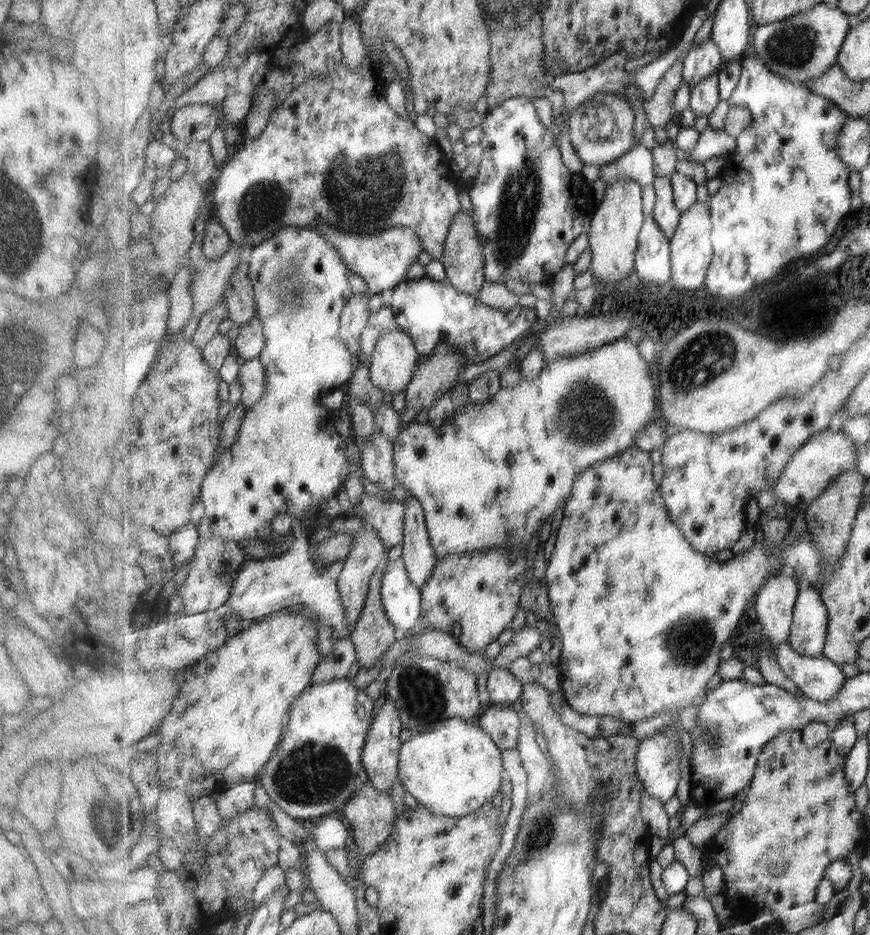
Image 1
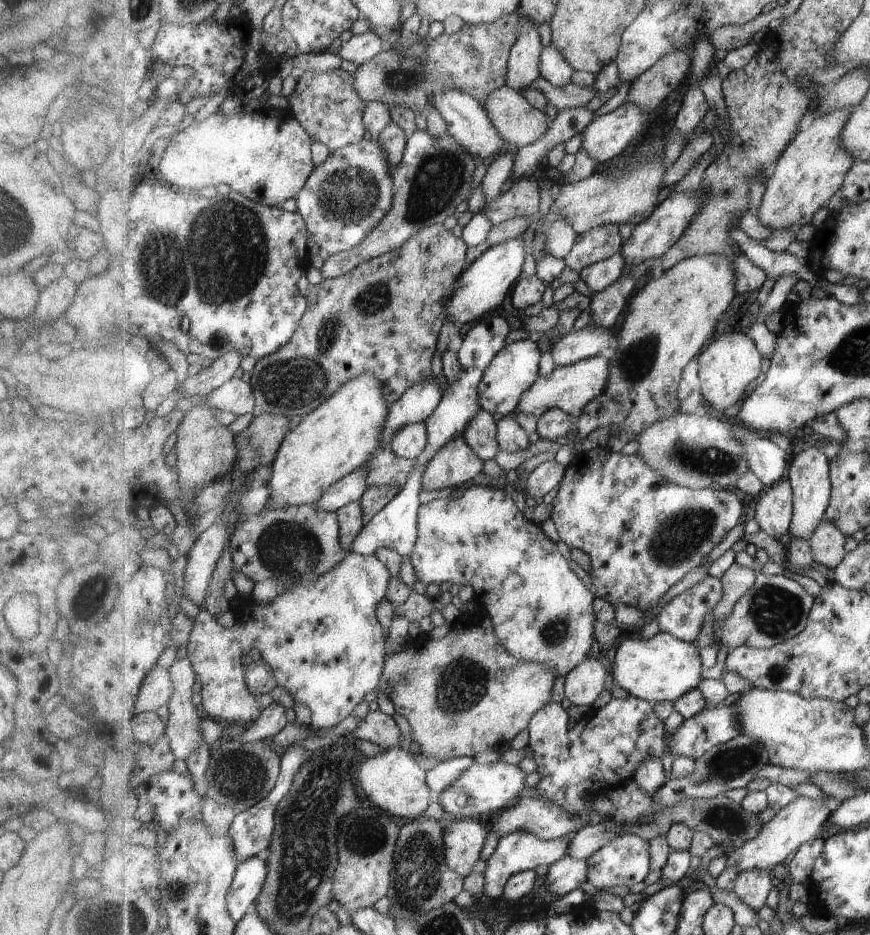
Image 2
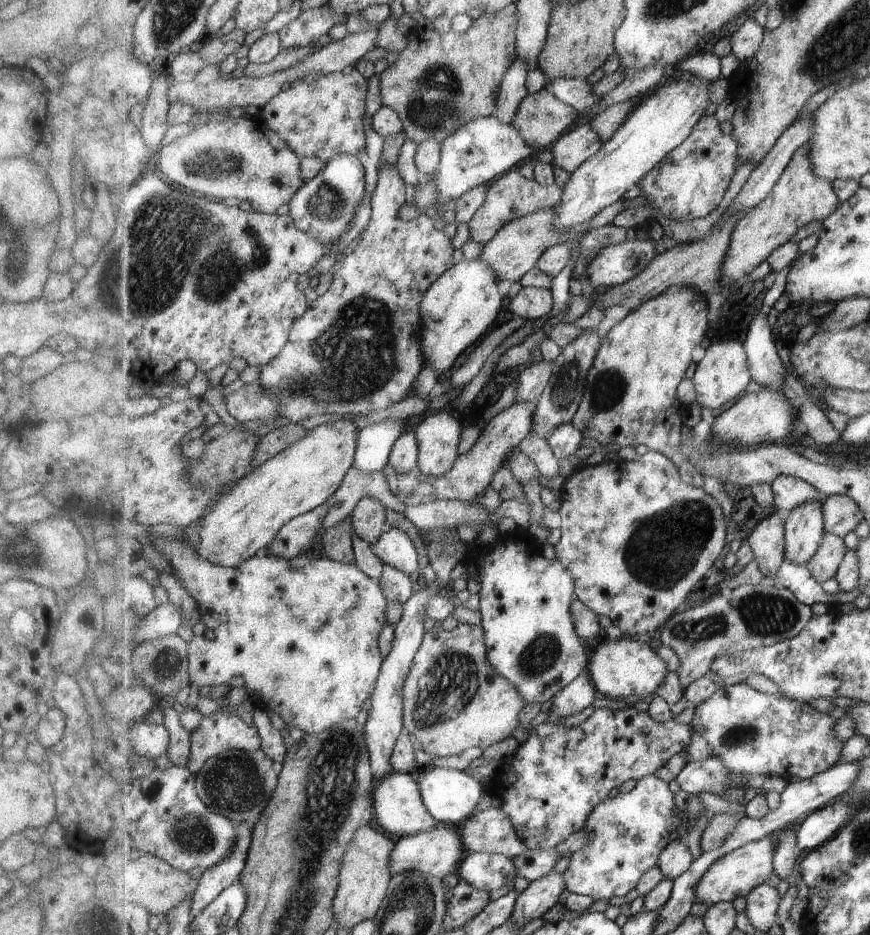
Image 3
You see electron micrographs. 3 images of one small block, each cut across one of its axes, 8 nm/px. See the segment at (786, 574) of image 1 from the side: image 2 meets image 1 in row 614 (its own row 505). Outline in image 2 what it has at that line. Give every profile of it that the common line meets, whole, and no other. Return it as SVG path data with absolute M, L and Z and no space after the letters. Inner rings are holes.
M783 479L768 489L756 506L757 522L773 539L790 532L794 515L794 490L789 479Z

